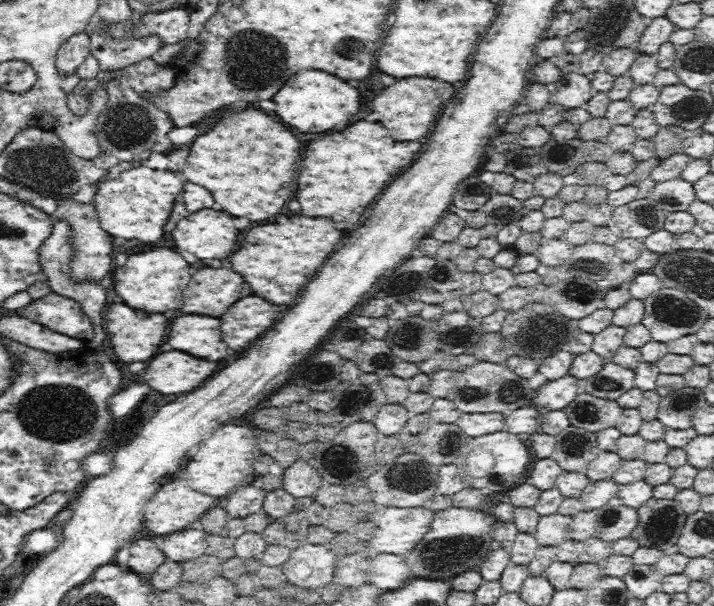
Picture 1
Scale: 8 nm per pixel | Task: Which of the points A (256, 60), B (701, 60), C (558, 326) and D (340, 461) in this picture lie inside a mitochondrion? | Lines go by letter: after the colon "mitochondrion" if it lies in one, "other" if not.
A: mitochondrion
B: mitochondrion
C: mitochondrion
D: mitochondrion

